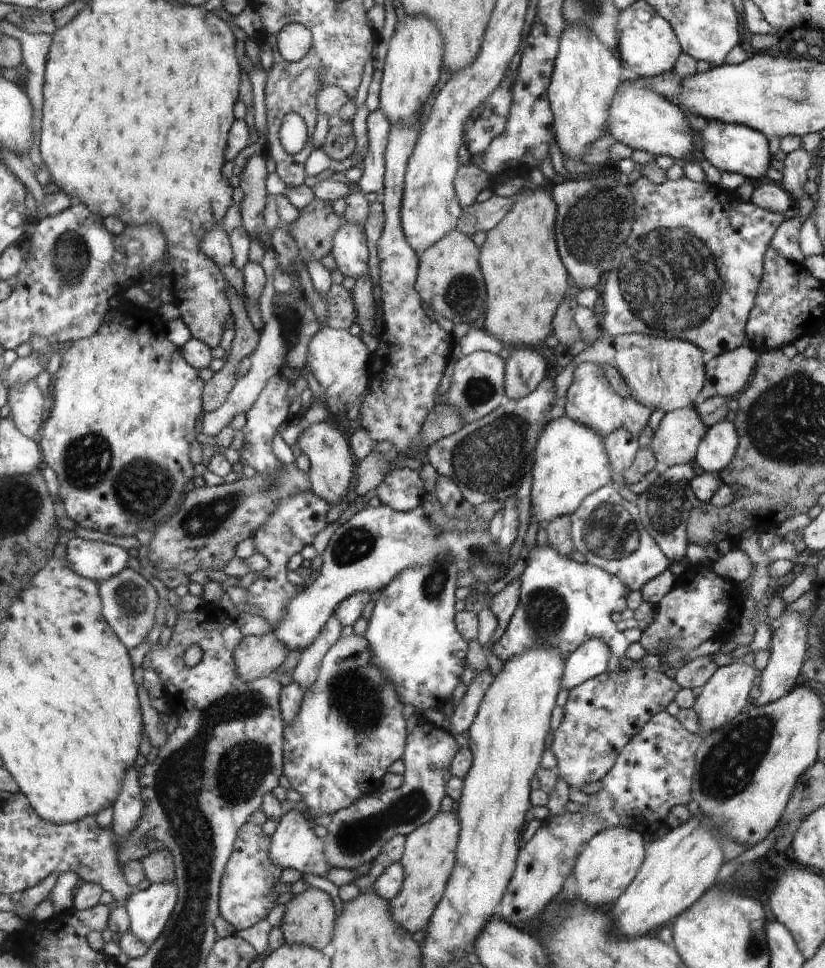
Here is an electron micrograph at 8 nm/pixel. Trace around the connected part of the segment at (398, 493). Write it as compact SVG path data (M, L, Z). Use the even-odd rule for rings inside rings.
M398 468L391 470L382 482L375 488L378 492L378 498L382 505L386 505L395 511L410 511L416 509L423 504L423 496L425 495L424 482L418 475L419 471L410 468Z

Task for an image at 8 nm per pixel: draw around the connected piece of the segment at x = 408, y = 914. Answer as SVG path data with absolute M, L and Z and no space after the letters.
M456 809L448 812L438 812L434 820L412 830L404 843L404 856L399 862L404 868L403 886L396 898L389 901L392 920L404 928L408 926L410 934L427 928L428 921L434 916L439 902L443 898L444 886L447 886L455 868L455 858L458 856L460 833L459 815Z

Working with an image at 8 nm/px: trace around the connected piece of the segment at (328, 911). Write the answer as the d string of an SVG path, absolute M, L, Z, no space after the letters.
M310 888L286 903L279 925L286 943L321 950L334 936L334 902L321 889Z

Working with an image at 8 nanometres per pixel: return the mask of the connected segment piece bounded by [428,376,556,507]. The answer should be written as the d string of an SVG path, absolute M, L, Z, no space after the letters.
M546 376L538 384L538 388L524 398L505 399L498 408L480 420L470 422L458 432L436 440L428 447L428 462L440 476L452 480L460 489L465 503L469 502L473 507L484 504L485 501L502 501L508 496L514 496L520 488L522 478L535 466L536 444L549 423L549 410L554 405L554 400L556 400L556 383Z

